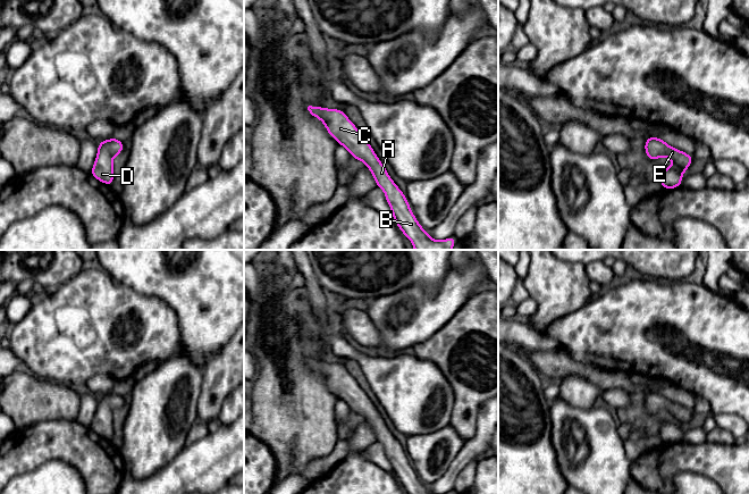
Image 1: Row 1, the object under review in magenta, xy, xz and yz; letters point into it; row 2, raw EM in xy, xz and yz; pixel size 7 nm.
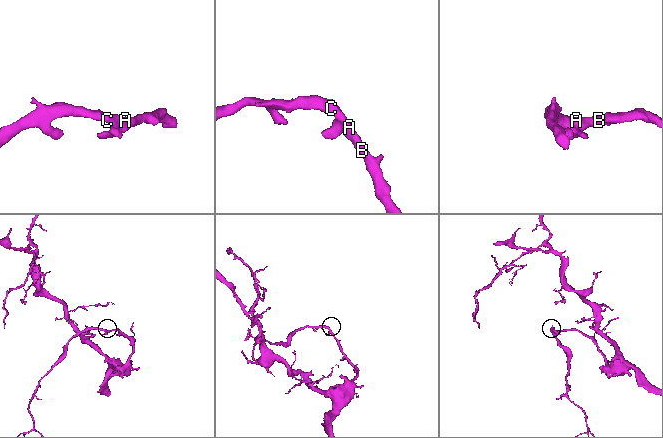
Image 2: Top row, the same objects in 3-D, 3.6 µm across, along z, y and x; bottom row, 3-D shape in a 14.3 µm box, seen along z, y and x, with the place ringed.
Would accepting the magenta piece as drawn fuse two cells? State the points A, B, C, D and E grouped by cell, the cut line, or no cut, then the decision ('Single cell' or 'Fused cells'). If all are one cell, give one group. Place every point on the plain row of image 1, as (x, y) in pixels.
Groups: A B C D E. No split. Single cell

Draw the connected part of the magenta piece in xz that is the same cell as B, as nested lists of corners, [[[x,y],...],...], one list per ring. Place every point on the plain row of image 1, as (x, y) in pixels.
[[[309,360],[308,365],[325,378],[328,388],[339,400],[345,401],[353,413],[363,416],[370,424],[376,439],[385,446],[386,455],[393,467],[393,474],[401,486],[409,494],[434,494],[421,482],[411,464],[405,449],[394,437],[370,397],[360,387],[354,377],[348,374],[345,366],[312,360]]]

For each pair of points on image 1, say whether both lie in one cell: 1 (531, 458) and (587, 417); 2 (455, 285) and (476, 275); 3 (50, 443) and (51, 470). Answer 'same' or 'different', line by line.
1: different
2: same
3: different

